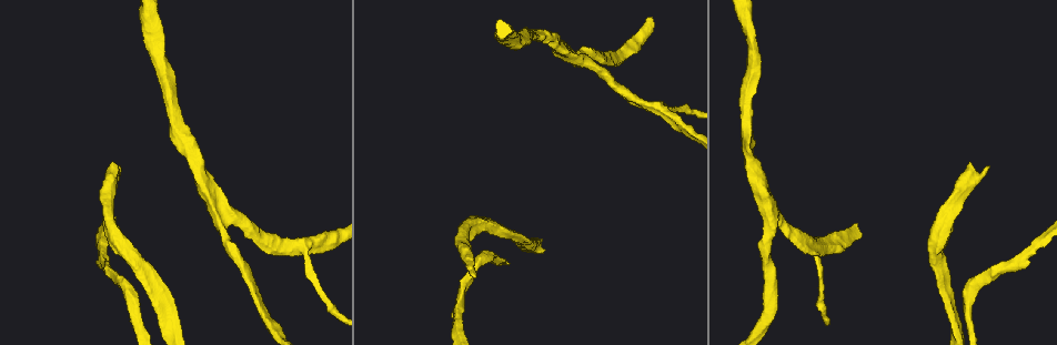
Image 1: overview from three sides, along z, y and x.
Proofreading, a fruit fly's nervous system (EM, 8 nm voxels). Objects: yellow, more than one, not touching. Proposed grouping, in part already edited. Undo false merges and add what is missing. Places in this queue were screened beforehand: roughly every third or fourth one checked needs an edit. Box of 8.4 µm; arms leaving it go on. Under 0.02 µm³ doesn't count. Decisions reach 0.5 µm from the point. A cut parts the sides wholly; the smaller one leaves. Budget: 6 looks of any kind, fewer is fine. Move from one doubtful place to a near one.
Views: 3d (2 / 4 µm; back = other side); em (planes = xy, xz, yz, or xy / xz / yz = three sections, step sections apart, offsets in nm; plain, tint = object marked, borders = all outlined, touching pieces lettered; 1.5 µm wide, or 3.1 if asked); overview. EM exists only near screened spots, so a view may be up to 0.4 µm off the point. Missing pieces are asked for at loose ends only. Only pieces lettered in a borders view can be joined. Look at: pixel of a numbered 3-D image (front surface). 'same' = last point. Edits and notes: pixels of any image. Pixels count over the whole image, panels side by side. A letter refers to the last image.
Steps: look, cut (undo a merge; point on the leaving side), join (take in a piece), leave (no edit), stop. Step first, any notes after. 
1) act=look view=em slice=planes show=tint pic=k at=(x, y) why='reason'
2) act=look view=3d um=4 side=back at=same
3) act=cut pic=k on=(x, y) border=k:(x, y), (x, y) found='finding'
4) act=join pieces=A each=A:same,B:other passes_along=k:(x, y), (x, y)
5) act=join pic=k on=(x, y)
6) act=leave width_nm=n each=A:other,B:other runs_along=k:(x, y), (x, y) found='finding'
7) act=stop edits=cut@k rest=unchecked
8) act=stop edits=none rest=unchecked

act=look view=3d um=4 pic=1 at=(224, 207) why='side arm on a straight run'

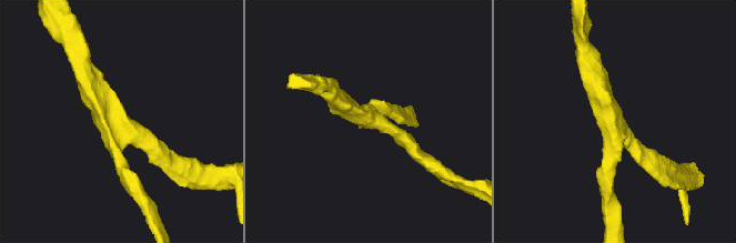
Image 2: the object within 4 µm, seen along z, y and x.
act=look view=em slice=yz step=8 show=tint pic=2 at=(115, 119)

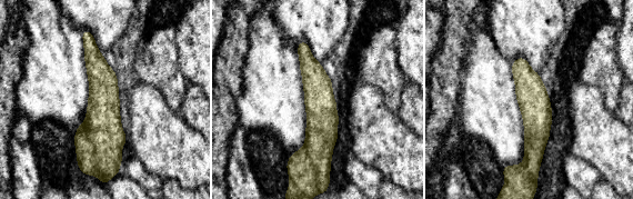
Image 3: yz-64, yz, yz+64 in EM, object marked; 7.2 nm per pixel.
act=look view=em slice=planes show=borders at=same why='another direction'

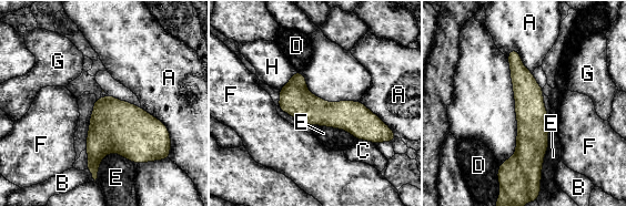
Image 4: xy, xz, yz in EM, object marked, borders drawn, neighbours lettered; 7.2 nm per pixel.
act=leave longest_contact=E:340nm each=A:other,B:other,C:other,D:other,E:other,F:other,G:other,H:other runs_along=4:(513, 52), (528, 94), (523, 173) found='all the same cell'

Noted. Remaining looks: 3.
act=look view=em slice=planes show=borders pic=1 at=(817, 247)

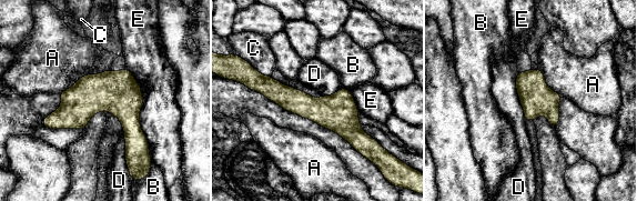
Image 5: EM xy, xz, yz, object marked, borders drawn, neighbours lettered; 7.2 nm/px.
act=leave width_nm=240 each=A:other,B:other,C:other,D:other,E:other runs_along=5:(253, 87), (333, 112), (371, 142) found='all the same cell'

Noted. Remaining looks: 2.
act=look view=em slice=planes show=tint pic=1 at=(475, 277) why='branch stops here'

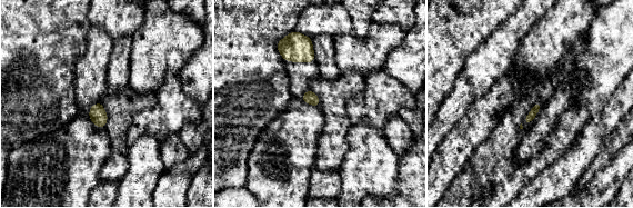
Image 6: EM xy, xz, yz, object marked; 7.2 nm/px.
act=look view=em slice=planes show=borders at=same why='see the neighbours'

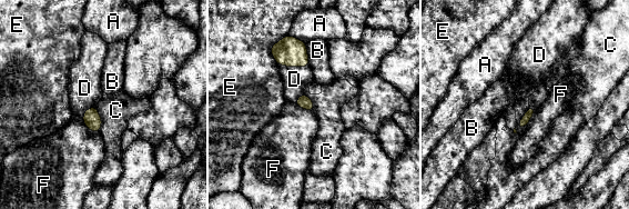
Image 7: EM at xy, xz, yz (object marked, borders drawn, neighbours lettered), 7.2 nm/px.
act=join pieces=D longest_contact=D:220nm each=A:other,B:other,C:other,D:same,E:other,F:other found='the cell continues'

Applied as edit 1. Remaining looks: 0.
act=stop edits=join@7 rest=unchecked

